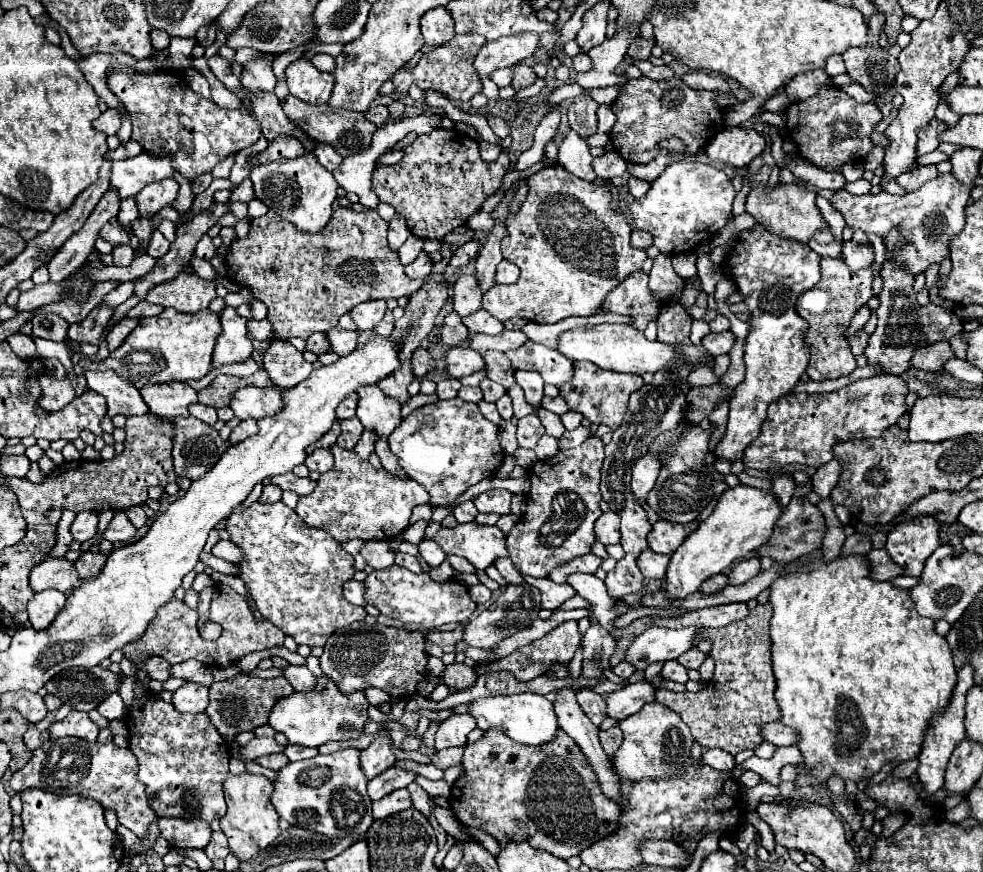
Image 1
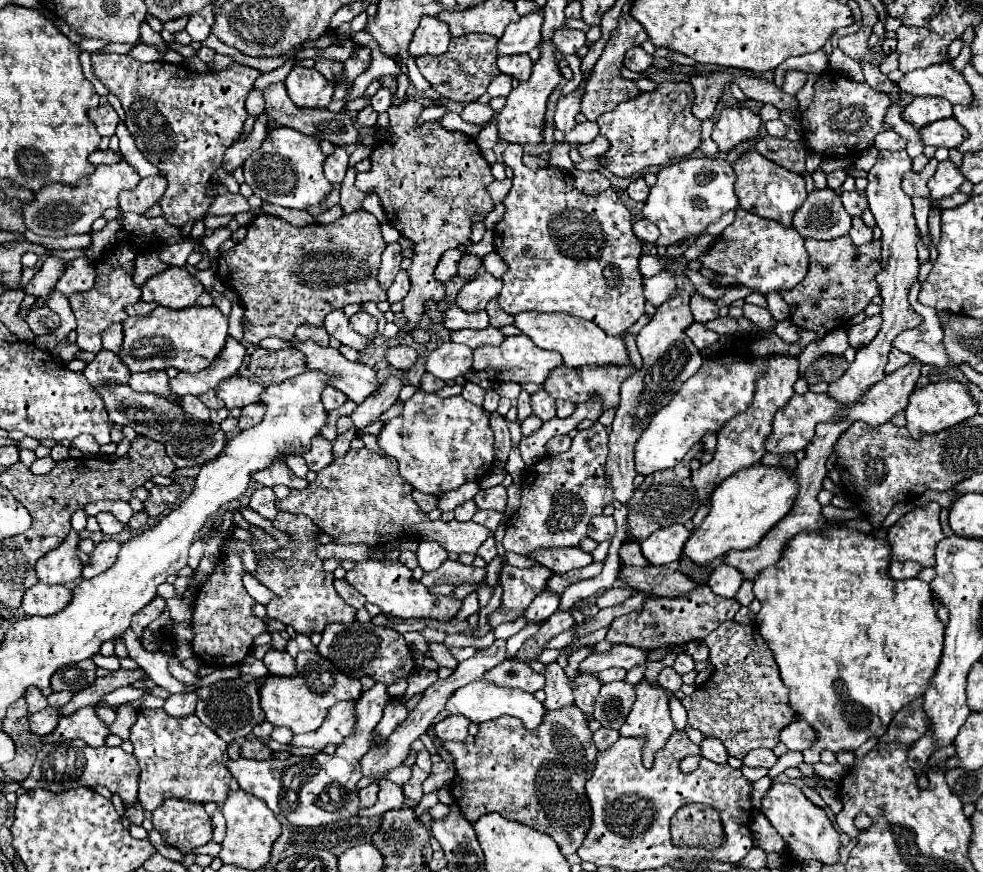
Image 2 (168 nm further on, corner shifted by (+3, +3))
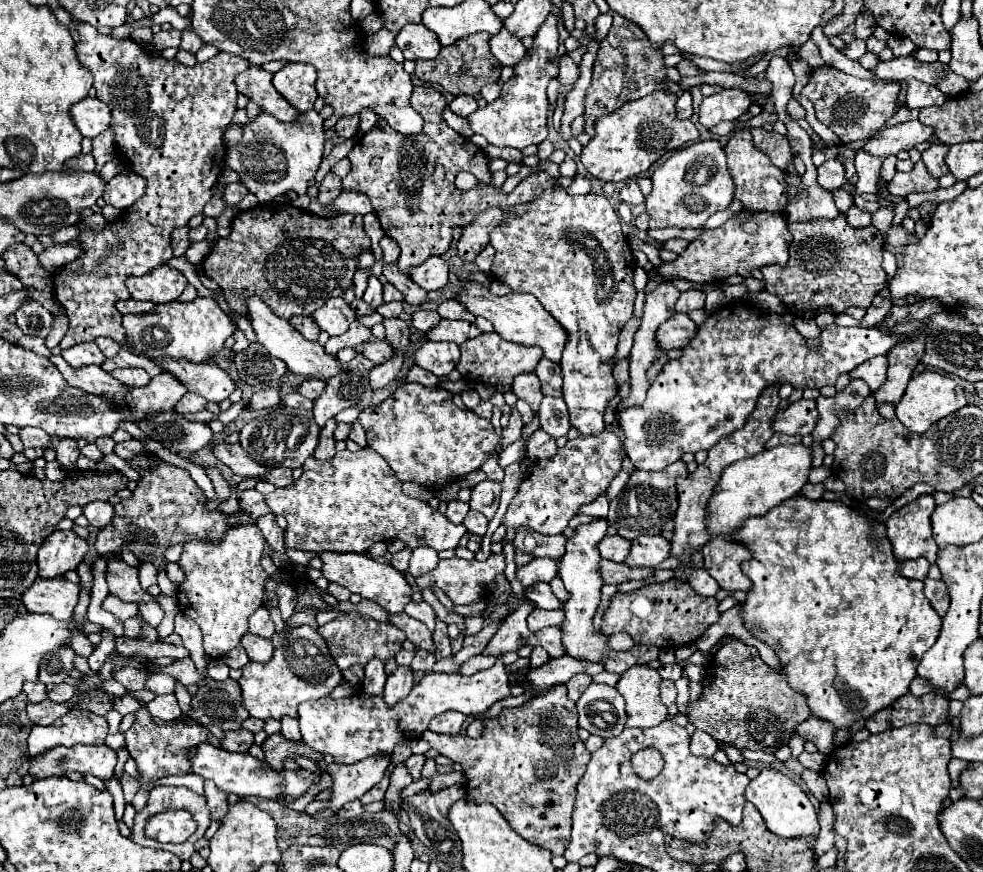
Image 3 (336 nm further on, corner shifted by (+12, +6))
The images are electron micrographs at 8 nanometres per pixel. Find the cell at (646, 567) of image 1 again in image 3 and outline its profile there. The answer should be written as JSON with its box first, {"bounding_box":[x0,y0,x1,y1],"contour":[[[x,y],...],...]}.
{"bounding_box":[597,536,631,562],"contour":[[[609,536],[609,538],[603,538],[597,548],[601,552],[601,558],[613,560],[613,562],[625,562],[631,542],[623,540],[621,536]]]}

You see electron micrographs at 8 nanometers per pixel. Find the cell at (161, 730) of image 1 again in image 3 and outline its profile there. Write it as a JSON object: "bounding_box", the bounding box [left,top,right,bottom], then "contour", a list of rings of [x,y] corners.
{"bounding_box":[125,706,209,792],"contour":[[[145,706],[137,710],[133,726],[125,732],[125,742],[131,758],[137,762],[139,788],[149,792],[155,782],[165,776],[191,774],[191,752],[195,752],[199,744],[207,742],[207,736],[209,730],[199,724],[187,724],[183,720],[177,720],[173,724],[155,724]]]}

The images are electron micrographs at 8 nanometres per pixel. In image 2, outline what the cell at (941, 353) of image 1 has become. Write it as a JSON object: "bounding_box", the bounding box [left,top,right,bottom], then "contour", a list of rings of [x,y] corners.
{"bounding_box":[884,349,912,373],"contour":[[[892,349],[892,351],[890,351],[890,357],[888,357],[888,363],[886,363],[884,373],[892,373],[892,371],[900,369],[900,367],[902,367],[902,365],[906,365],[908,361],[912,361],[912,357],[910,357],[910,355],[904,355],[902,351]]]}

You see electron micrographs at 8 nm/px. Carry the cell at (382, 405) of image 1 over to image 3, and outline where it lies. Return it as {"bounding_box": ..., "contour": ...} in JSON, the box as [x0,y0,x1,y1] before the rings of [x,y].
{"bounding_box":[247,296,343,382],"contour":[[[255,296],[249,298],[247,310],[249,310],[249,316],[251,316],[251,326],[257,334],[257,342],[263,344],[271,352],[271,356],[281,358],[287,364],[289,372],[301,374],[305,378],[315,378],[315,380],[321,380],[321,382],[327,382],[327,380],[331,380],[331,376],[339,376],[343,372],[337,356],[327,354],[325,348],[319,342],[311,342],[311,340],[303,338],[295,328],[291,328],[291,324],[287,320],[281,320],[279,316],[275,316],[271,312],[271,308],[267,304],[263,304],[259,298],[255,298]]]}

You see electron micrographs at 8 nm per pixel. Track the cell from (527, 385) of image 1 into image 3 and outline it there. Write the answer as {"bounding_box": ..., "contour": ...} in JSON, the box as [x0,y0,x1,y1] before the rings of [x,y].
{"bounding_box":[503,410,523,446],"contour":[[[511,410],[511,420],[509,420],[509,426],[503,430],[503,446],[515,442],[519,436],[521,436],[521,428],[523,428],[523,422],[521,422],[521,414],[517,410]]]}

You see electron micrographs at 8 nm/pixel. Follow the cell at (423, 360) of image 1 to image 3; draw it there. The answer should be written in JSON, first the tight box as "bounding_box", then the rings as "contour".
{"bounding_box":[363,340,393,364],"contour":[[[373,340],[363,346],[363,356],[369,358],[373,364],[387,362],[391,358],[391,354],[393,354],[393,350],[387,340]]]}

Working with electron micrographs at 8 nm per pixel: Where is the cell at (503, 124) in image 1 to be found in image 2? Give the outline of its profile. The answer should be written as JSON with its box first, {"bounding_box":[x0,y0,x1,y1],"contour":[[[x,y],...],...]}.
{"bounding_box":[460,101,494,125],"contour":[[[478,101],[468,103],[468,105],[464,107],[464,111],[460,113],[460,117],[462,117],[464,121],[480,123],[480,125],[484,125],[486,121],[490,121],[492,115],[494,115],[494,111],[490,109],[490,105],[482,105],[482,103],[478,103]]]}

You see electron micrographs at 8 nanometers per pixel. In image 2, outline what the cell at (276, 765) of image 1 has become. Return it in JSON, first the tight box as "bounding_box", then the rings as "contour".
{"bounding_box":[240,739,272,761],"contour":[[[246,739],[242,749],[240,749],[240,755],[260,761],[260,759],[270,759],[272,749],[268,745],[264,745],[262,741],[258,741],[258,739]]]}

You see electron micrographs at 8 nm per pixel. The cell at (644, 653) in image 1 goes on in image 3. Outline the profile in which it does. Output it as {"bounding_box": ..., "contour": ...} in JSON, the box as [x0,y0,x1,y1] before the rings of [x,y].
{"bounding_box":[527,656,603,688],"contour":[[[561,656],[561,658],[551,658],[545,666],[537,668],[537,670],[529,670],[527,680],[531,682],[533,688],[543,688],[543,686],[567,682],[573,674],[579,674],[579,672],[593,676],[593,674],[599,674],[601,670],[603,670],[603,664],[599,664],[599,662]]]}

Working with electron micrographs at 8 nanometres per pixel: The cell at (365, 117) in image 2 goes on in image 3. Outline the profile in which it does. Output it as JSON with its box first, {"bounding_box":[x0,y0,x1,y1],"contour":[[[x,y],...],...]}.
{"bounding_box":[335,116,359,138],"contour":[[[343,116],[335,124],[335,130],[343,138],[353,138],[357,134],[357,130],[359,130],[359,116]]]}

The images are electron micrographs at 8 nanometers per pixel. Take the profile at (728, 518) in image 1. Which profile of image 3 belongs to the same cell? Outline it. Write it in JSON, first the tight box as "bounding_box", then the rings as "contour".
{"bounding_box":[707,446,811,536],"contour":[[[775,446],[757,454],[753,458],[737,460],[723,468],[721,480],[715,486],[715,492],[709,500],[707,508],[707,530],[711,536],[733,536],[735,530],[741,528],[747,518],[755,518],[767,514],[771,508],[779,506],[783,500],[797,496],[801,488],[807,484],[807,474],[811,470],[811,448],[797,446]]]}

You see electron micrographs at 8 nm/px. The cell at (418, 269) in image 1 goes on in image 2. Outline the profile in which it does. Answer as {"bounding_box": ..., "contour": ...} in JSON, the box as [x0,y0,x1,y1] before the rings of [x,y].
{"bounding_box":[386,271,410,303],"contour":[[[400,271],[392,283],[392,287],[386,291],[388,293],[388,303],[396,303],[396,301],[402,301],[406,297],[410,289],[410,279],[406,275],[406,271]]]}

